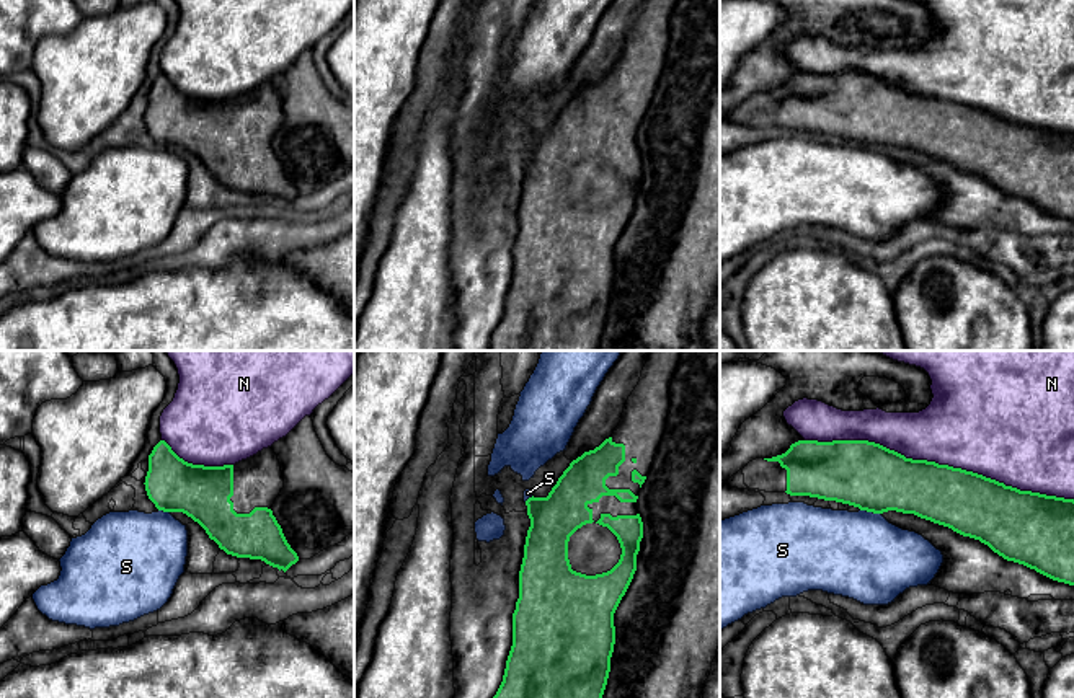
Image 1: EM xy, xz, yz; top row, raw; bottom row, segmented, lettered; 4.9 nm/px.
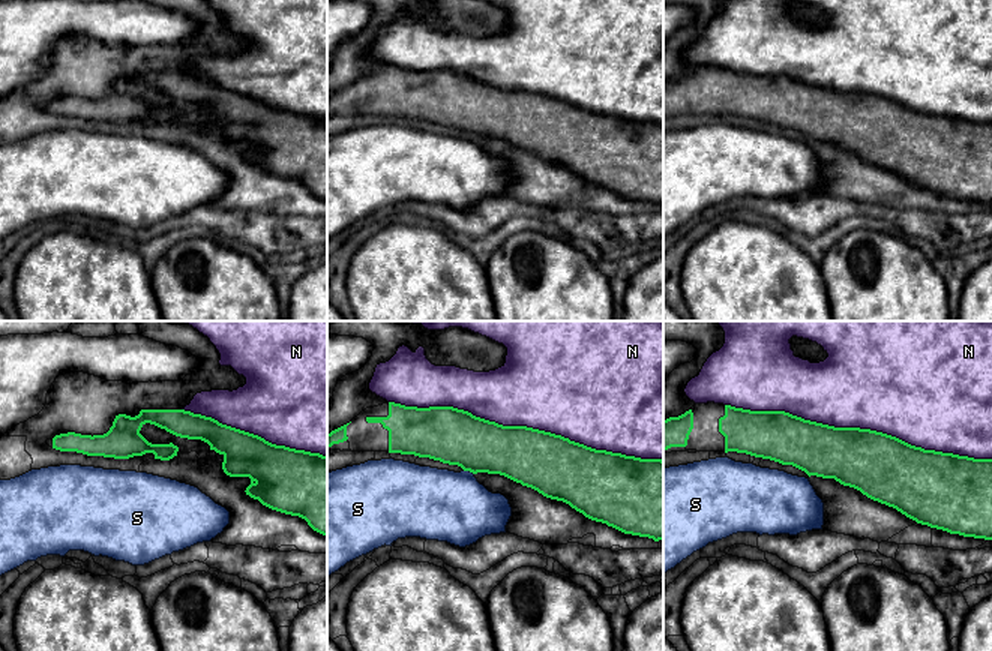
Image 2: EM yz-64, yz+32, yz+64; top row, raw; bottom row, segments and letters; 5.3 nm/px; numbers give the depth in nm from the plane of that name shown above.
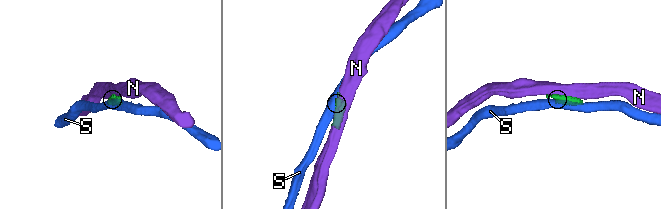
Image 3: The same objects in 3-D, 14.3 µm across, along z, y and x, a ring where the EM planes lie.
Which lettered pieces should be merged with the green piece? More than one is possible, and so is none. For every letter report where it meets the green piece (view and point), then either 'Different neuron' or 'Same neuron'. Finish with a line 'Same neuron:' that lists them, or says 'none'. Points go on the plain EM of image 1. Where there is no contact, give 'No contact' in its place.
N: Touches green at yz (937, 98). Different neuron
S: Touches green at yz (870, 145). Different neuron
Same neuron: none

